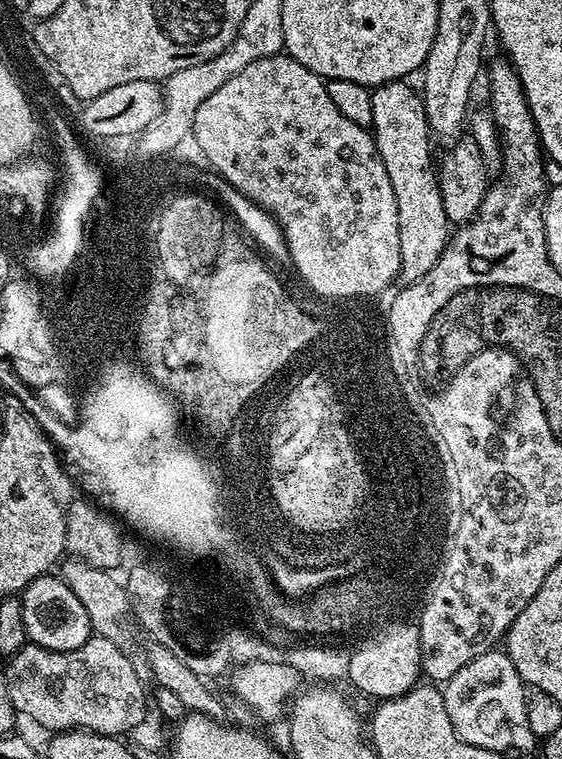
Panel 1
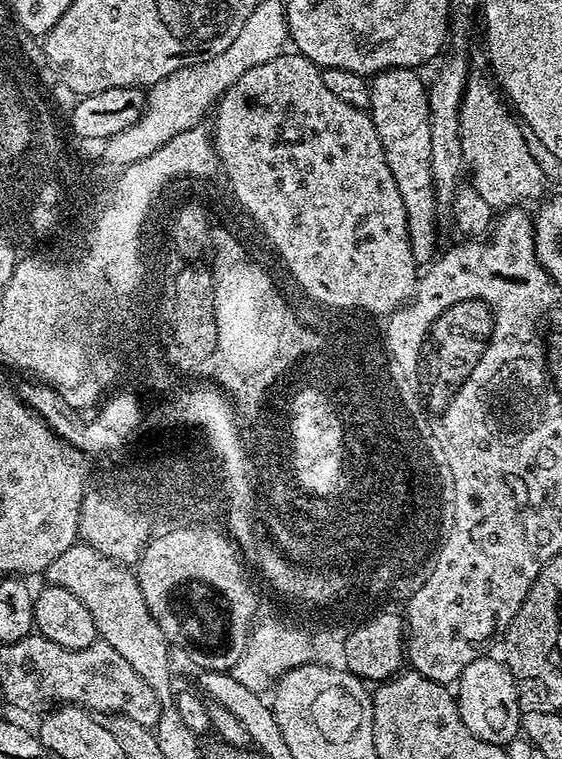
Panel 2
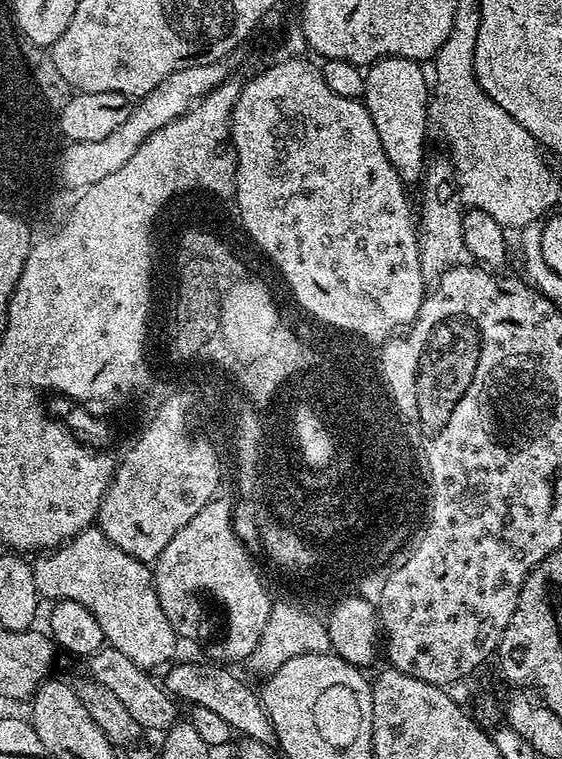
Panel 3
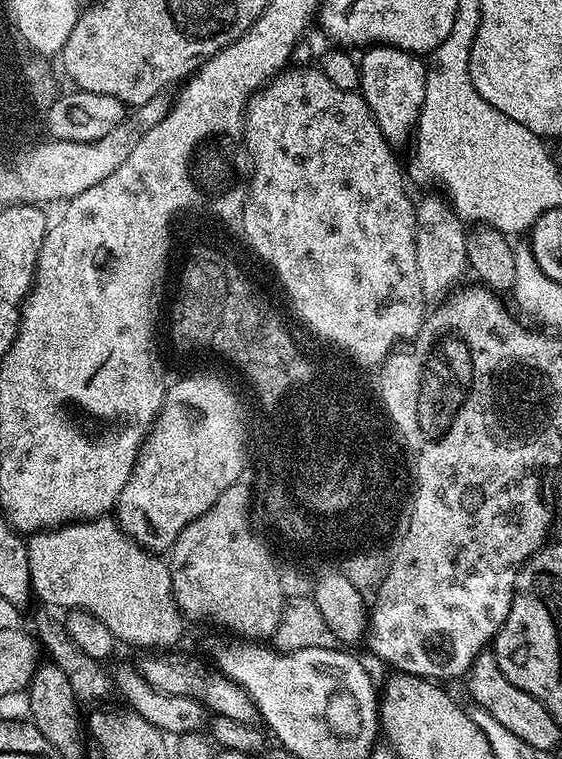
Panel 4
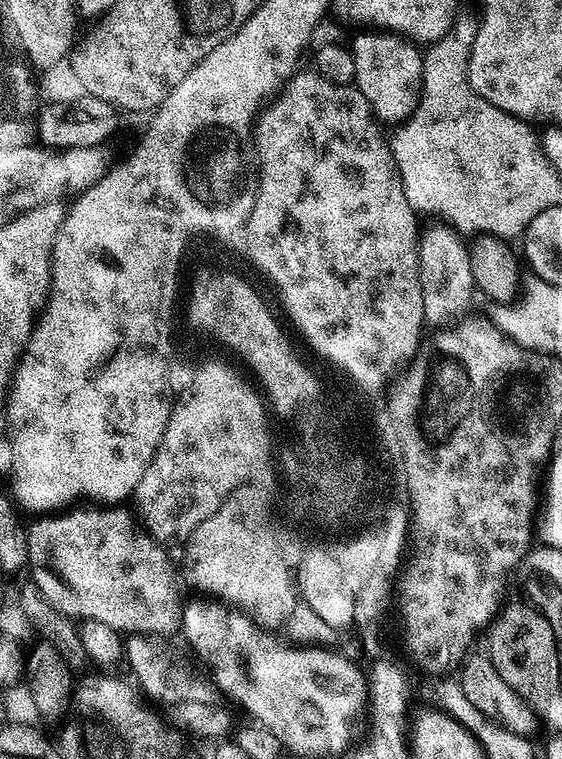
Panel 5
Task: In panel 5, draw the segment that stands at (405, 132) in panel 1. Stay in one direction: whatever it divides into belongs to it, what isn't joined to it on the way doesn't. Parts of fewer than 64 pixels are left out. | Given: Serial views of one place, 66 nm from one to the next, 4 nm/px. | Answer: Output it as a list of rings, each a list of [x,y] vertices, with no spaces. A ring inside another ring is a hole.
[[[364,30],[350,41],[354,54],[354,74],[356,75],[354,87],[366,98],[372,107],[372,115],[381,125],[399,126],[409,120],[420,101],[420,87],[424,81],[424,58],[421,49],[413,41],[387,30]]]

